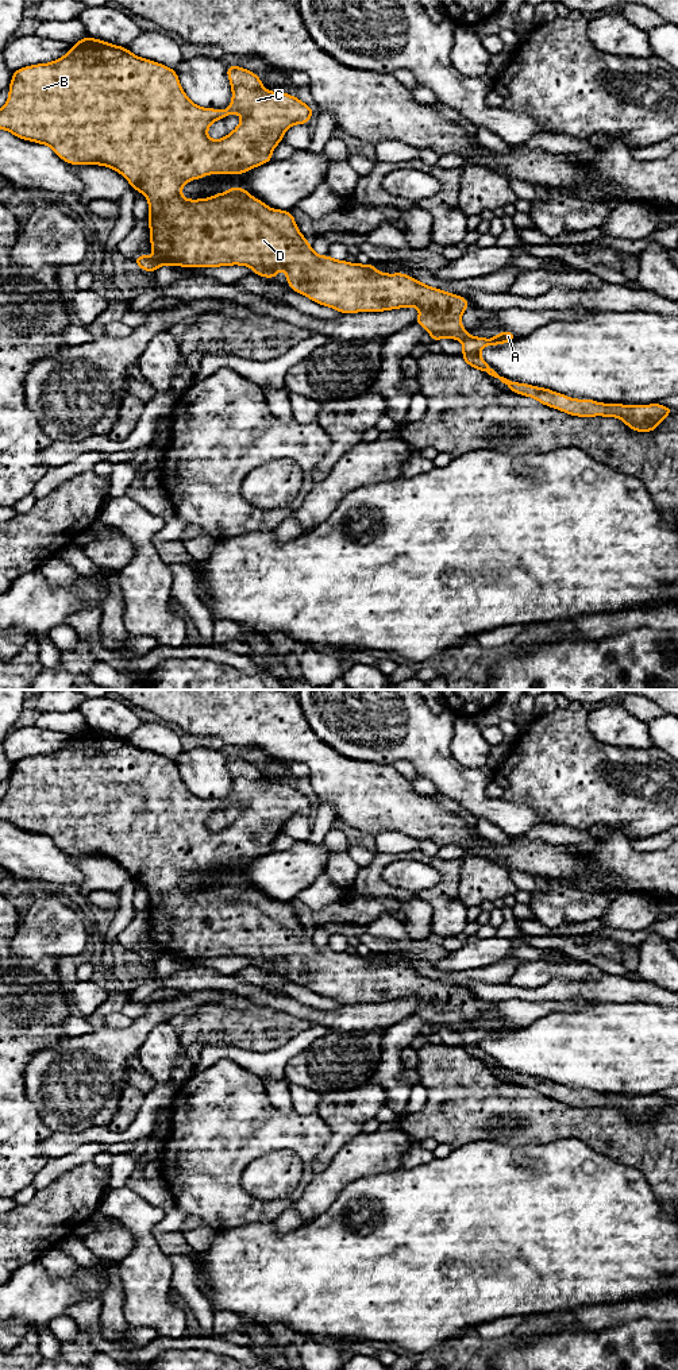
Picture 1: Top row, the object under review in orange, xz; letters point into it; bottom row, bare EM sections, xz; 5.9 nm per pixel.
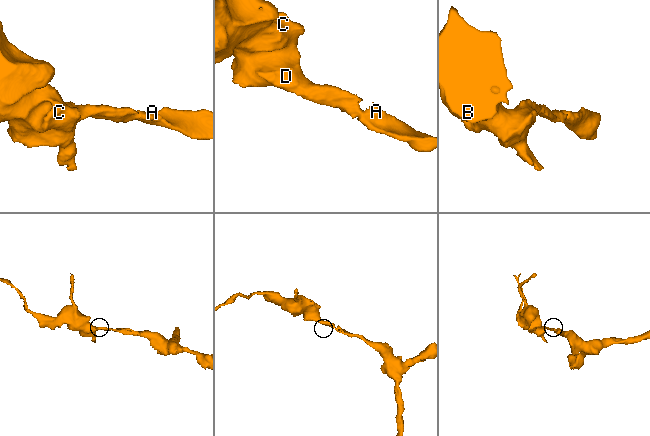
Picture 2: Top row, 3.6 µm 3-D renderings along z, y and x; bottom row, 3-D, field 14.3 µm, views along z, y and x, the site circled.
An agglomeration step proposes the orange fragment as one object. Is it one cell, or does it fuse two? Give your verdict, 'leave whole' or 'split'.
leave whole

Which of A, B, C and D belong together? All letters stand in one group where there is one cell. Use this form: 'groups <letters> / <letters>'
groups A B C D

